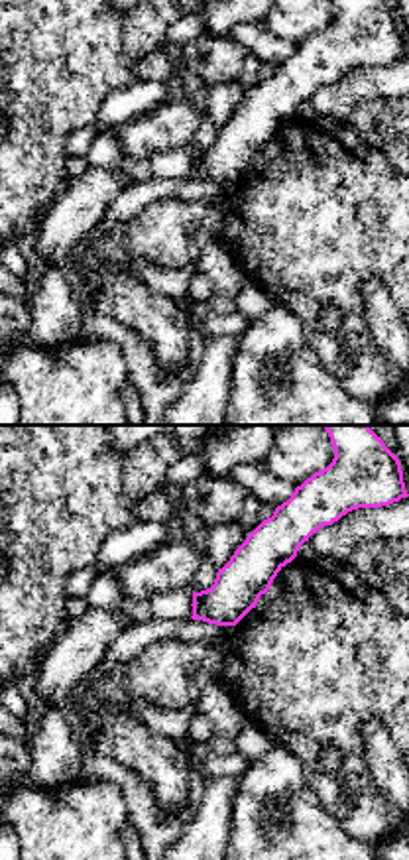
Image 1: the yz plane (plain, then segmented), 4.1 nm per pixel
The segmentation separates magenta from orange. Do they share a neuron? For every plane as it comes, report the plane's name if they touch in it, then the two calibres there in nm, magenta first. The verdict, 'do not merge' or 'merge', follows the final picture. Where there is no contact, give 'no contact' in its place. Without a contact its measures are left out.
no contact

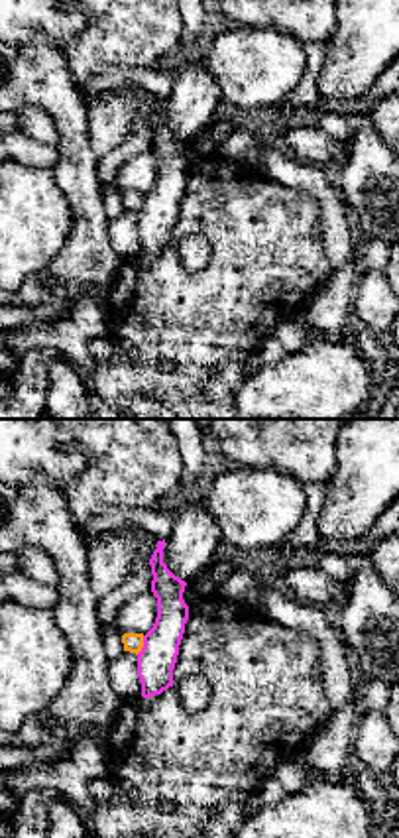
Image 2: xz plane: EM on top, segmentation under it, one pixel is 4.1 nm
xz | 160/80 nm

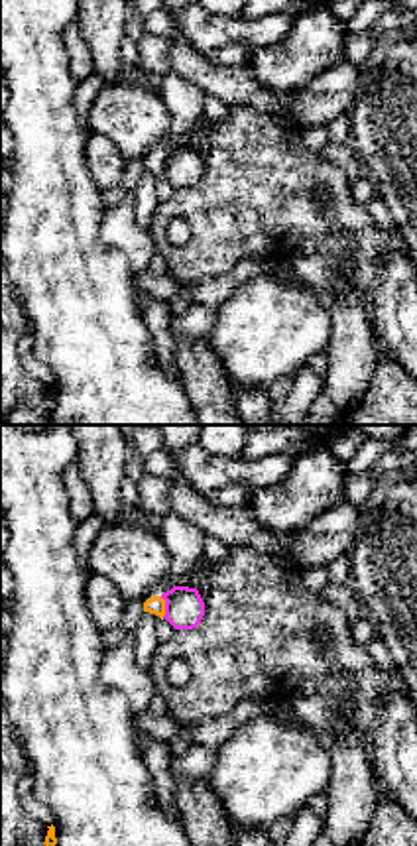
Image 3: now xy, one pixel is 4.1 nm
xy | 160/70 nm

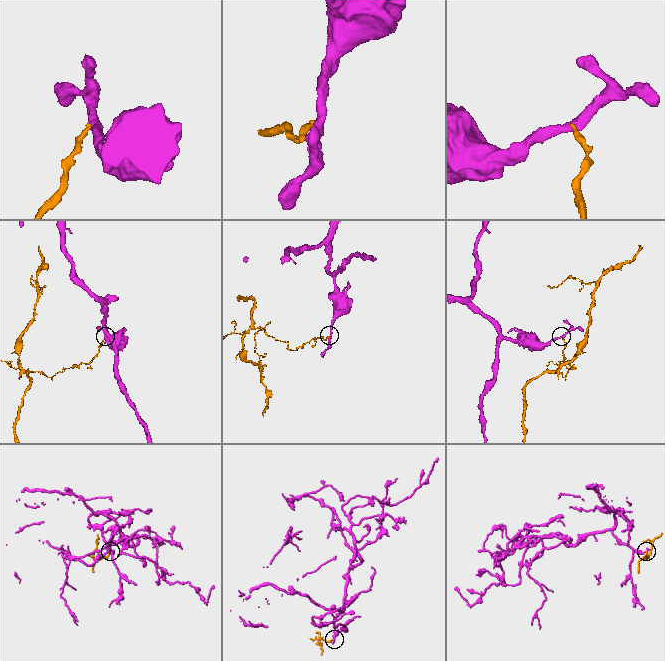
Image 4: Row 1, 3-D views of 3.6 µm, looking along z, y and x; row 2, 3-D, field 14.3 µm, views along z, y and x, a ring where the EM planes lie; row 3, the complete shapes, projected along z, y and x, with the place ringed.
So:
do not merge

